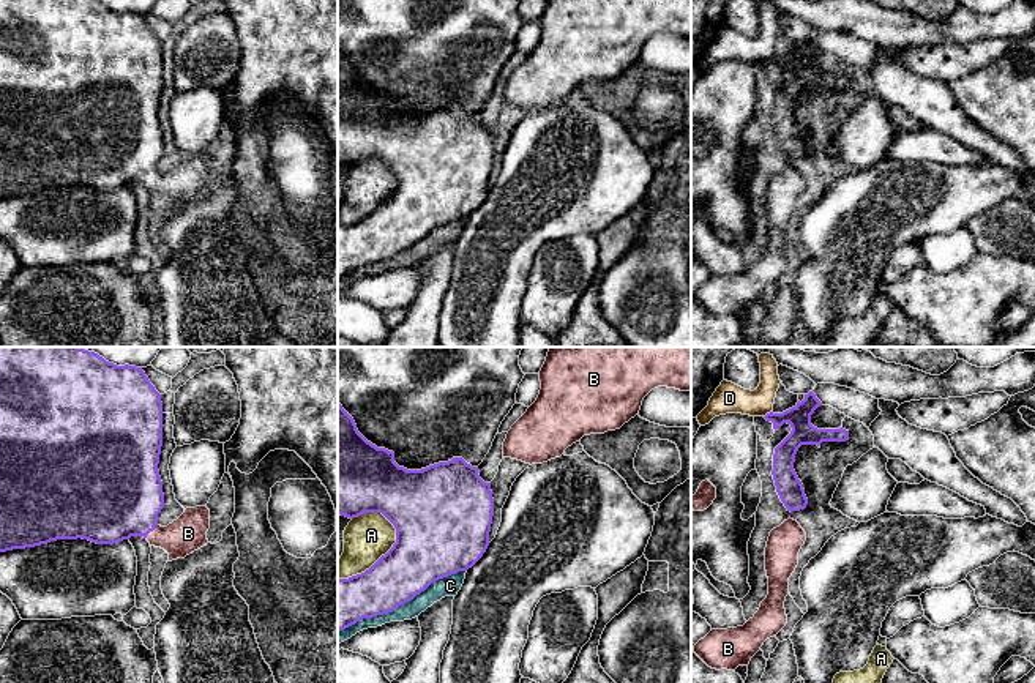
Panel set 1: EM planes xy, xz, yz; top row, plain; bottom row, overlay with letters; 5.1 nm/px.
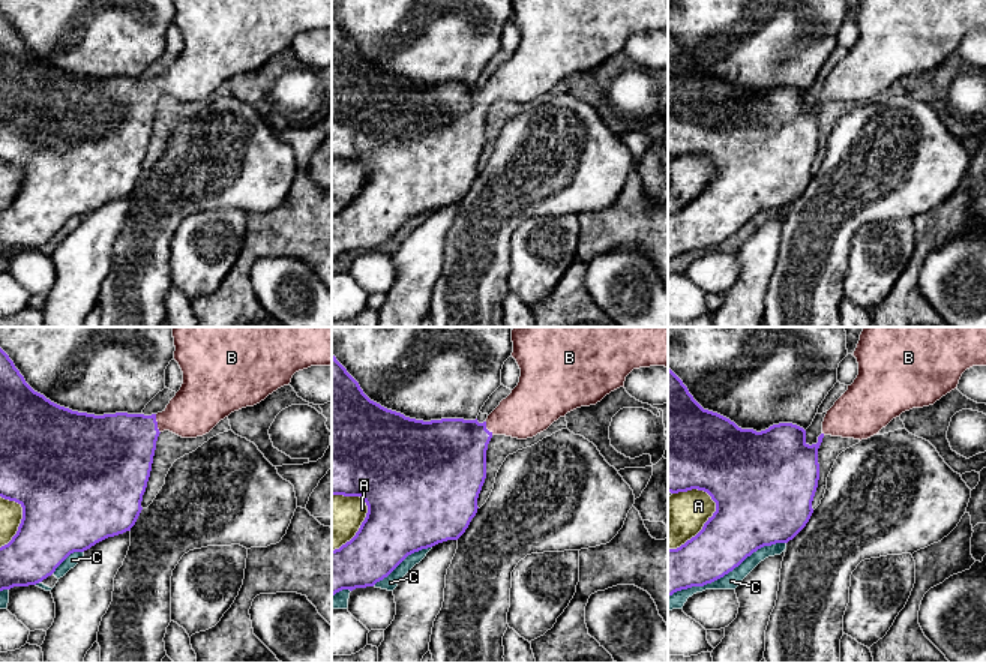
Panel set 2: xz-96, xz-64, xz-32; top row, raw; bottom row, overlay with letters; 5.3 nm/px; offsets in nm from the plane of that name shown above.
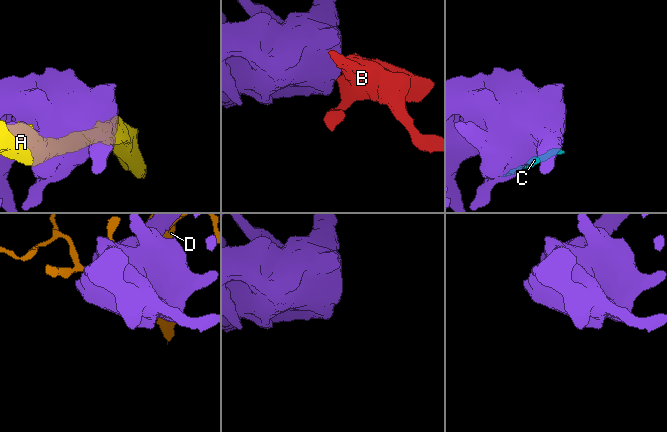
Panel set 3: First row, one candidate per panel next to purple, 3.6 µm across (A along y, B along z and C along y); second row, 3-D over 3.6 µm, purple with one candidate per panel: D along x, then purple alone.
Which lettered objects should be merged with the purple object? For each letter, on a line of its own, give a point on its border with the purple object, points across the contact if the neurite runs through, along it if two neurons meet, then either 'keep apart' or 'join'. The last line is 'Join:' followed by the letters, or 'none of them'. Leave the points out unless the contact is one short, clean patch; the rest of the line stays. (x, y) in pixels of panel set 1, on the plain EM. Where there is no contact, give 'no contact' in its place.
A: xz (382, 202) | keep apart
B: xy (152, 177) | across xy (119, 141), (152, 177), (188, 180) | join
C: xz (401, 251) | keep apart
D: yz (767, 60) | keep apart
Join: B

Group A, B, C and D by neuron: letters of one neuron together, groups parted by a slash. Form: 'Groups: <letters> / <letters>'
Groups: A / B / C / D

